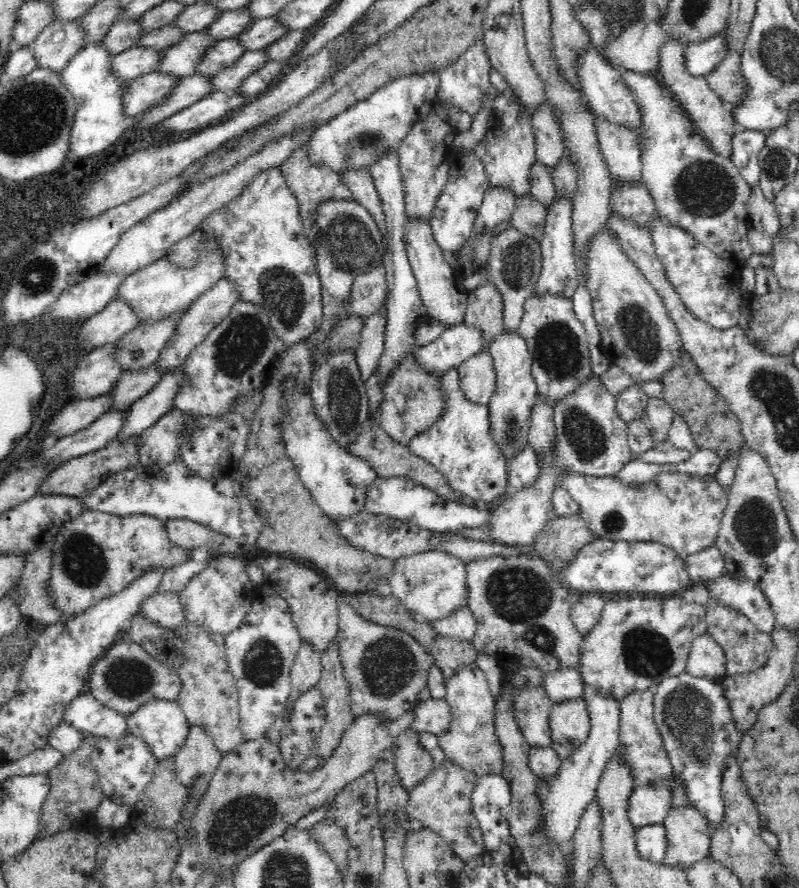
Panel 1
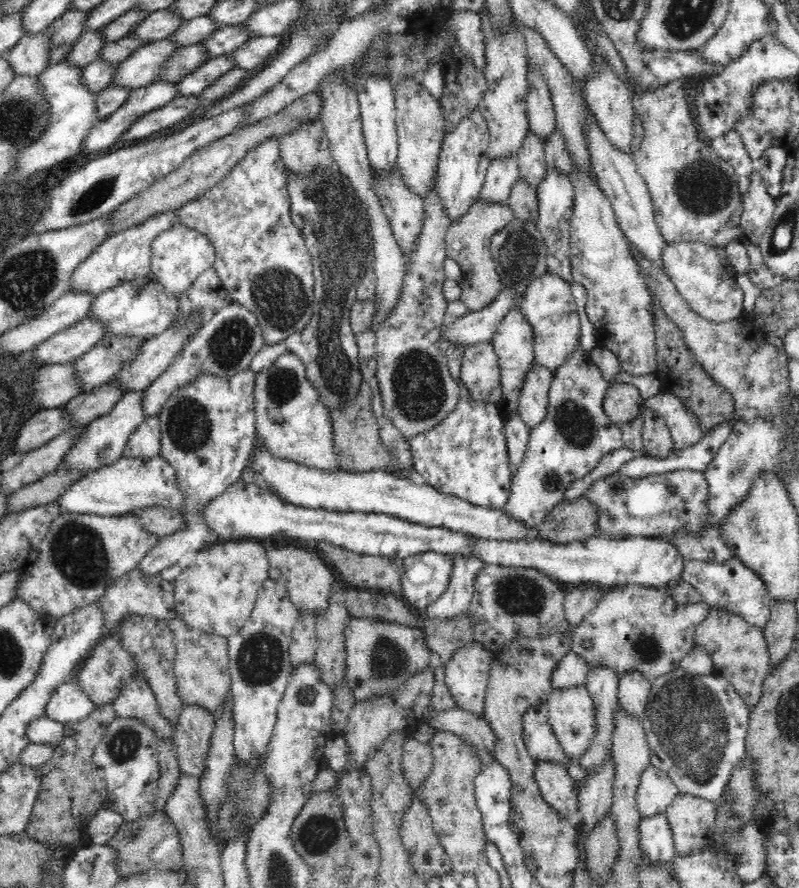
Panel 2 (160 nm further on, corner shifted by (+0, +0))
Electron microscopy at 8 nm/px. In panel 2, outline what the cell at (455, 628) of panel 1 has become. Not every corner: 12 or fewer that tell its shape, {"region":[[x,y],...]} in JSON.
{"region":[[471,554],[451,557],[440,598],[425,616],[468,614],[476,576],[486,564]]}

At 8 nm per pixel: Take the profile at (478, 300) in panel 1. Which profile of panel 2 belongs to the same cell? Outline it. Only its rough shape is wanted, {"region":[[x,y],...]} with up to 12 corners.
{"region":[[478,199],[445,234],[460,299],[482,310],[504,288],[491,238],[514,218]]}

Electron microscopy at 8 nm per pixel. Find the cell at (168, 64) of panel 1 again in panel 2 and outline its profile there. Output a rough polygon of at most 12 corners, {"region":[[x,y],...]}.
{"region":[[147,41],[118,63],[113,86],[137,89],[160,78],[179,46]]}

